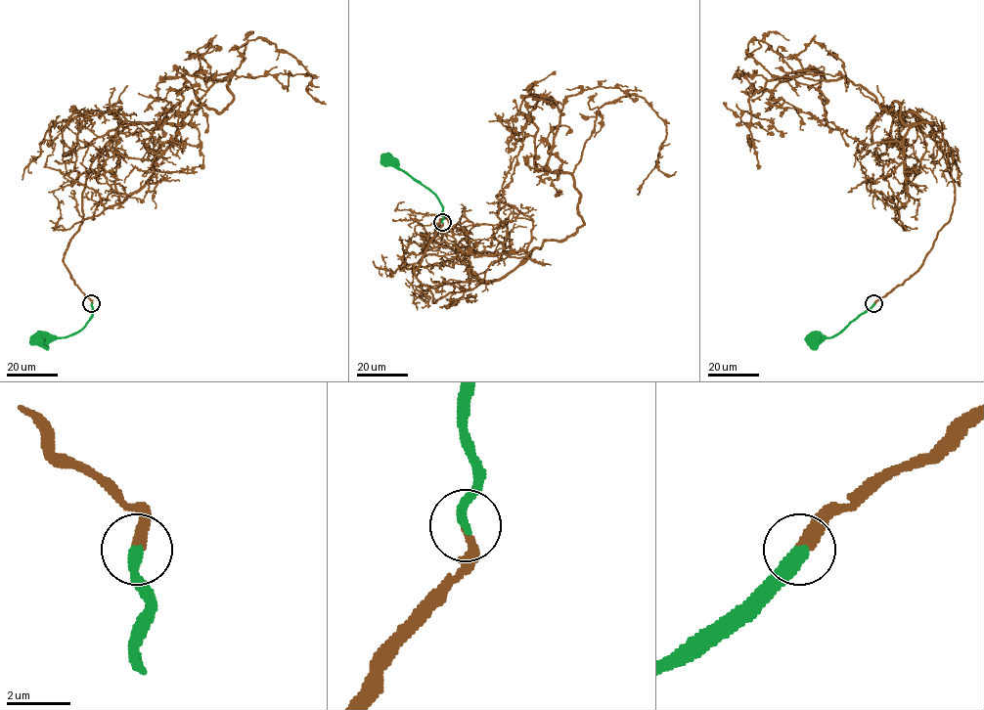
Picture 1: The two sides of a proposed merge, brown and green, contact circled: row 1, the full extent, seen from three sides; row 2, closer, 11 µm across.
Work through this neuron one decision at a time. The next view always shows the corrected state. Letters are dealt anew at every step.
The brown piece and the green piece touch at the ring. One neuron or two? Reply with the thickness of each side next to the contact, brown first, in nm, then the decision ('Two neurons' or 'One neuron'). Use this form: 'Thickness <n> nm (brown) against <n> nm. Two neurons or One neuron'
Thickness 260 nm (brown) against 360 nm. One neuron

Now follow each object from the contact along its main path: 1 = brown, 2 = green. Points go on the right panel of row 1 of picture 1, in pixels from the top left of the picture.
1: (874, 303), (950, 218), (942, 132), (748, 43), (771, 74), (840, 74), (846, 91)
2: (874, 303), (832, 337), (812, 338)

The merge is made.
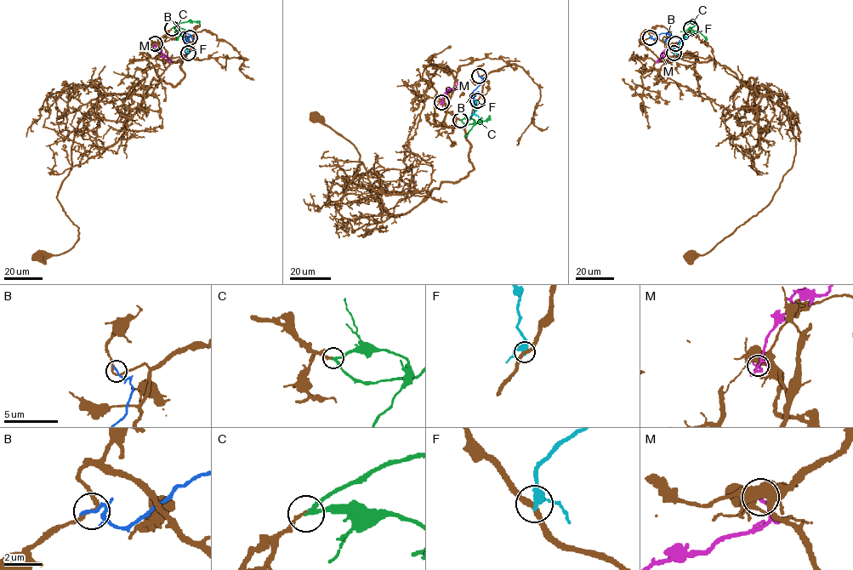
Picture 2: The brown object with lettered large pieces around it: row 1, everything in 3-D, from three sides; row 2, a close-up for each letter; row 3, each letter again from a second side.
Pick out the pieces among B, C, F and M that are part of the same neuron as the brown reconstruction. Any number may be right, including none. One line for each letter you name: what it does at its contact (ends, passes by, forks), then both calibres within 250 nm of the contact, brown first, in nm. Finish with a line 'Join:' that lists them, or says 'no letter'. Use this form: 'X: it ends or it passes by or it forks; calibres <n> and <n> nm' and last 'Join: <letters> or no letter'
C: it passes by; calibres 150 and 240 nm
Join: C

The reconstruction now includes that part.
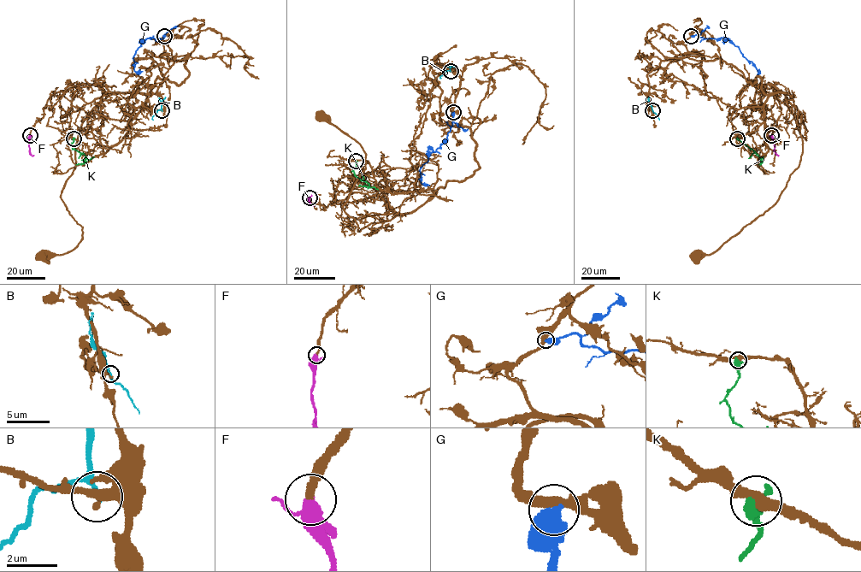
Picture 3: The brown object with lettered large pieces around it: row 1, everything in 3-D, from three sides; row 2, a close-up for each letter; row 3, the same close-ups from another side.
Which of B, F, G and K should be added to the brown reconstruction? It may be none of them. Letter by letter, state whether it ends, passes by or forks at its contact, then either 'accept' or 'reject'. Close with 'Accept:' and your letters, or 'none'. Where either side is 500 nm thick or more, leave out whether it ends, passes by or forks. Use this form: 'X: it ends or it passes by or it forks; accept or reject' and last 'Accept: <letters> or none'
B: it passes by; reject
F: it passes by; accept
G: reject
K: reject
Accept: F

